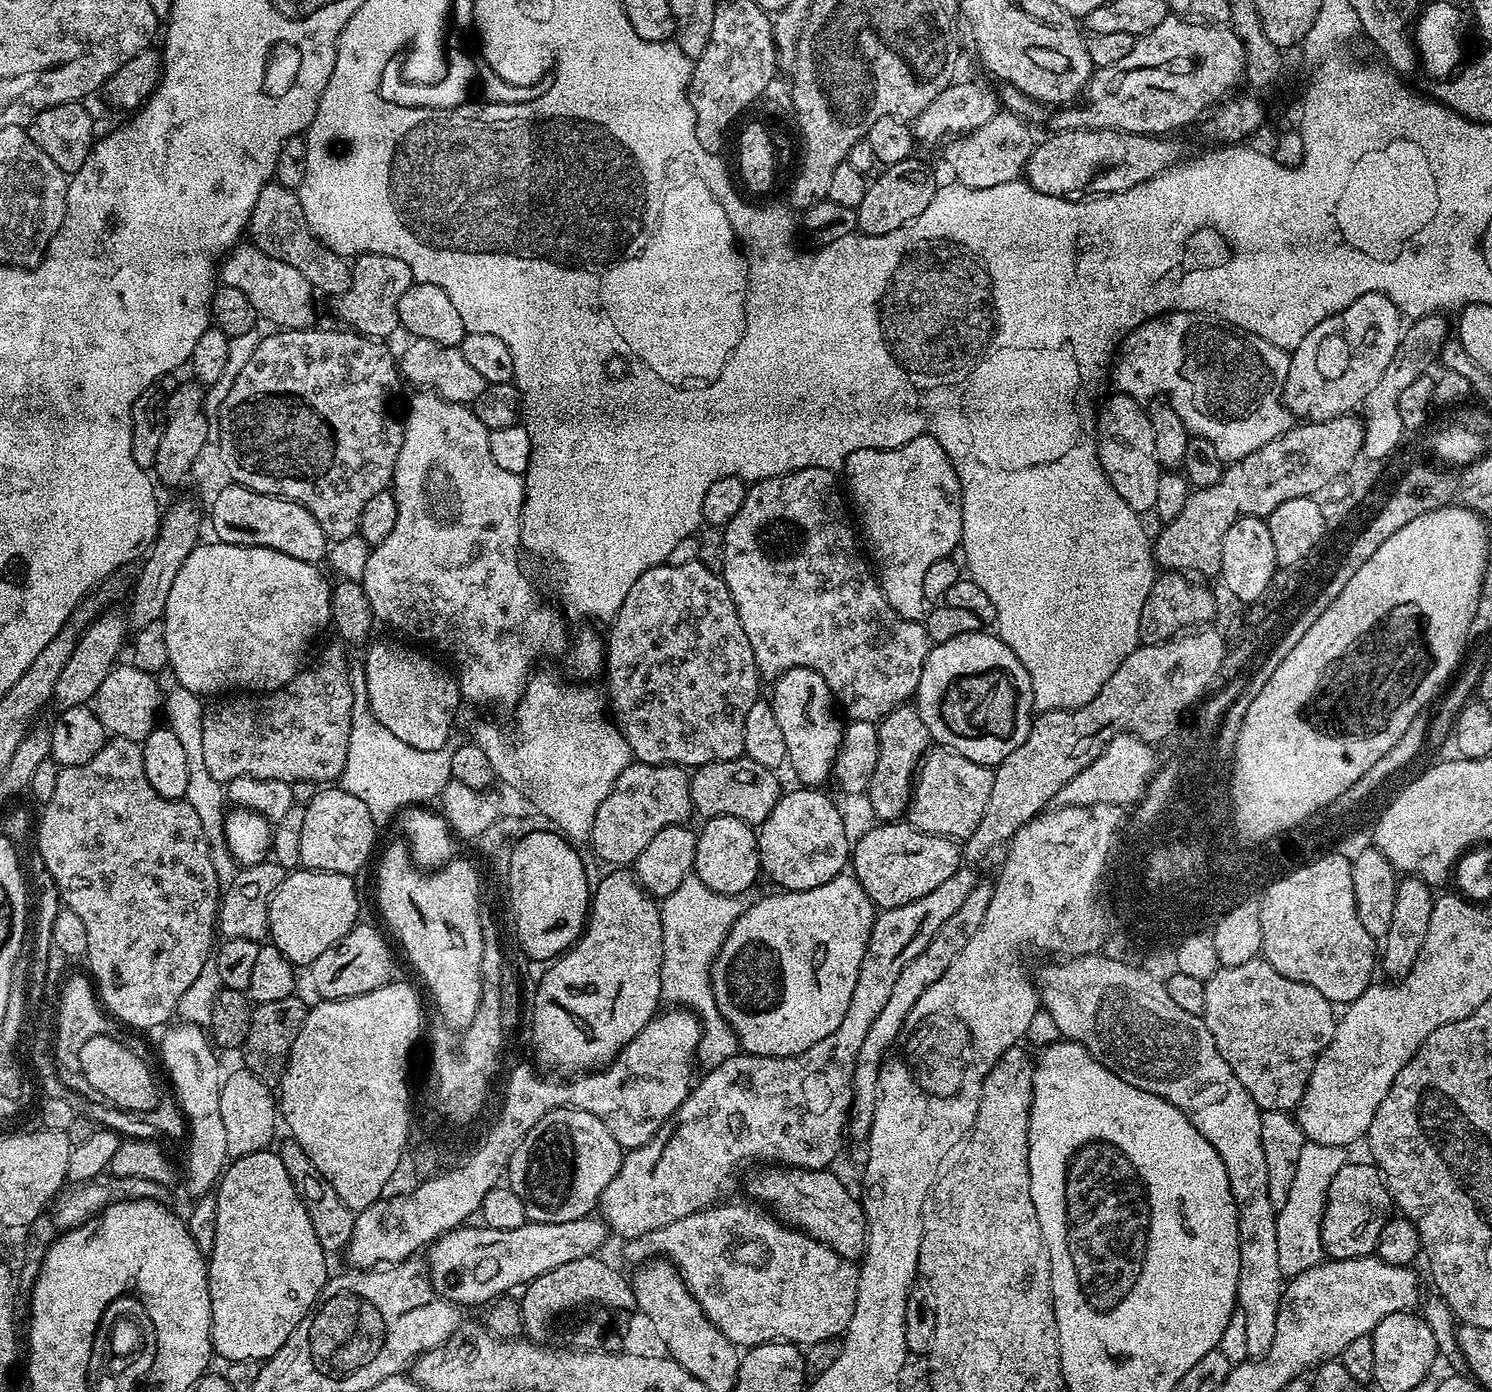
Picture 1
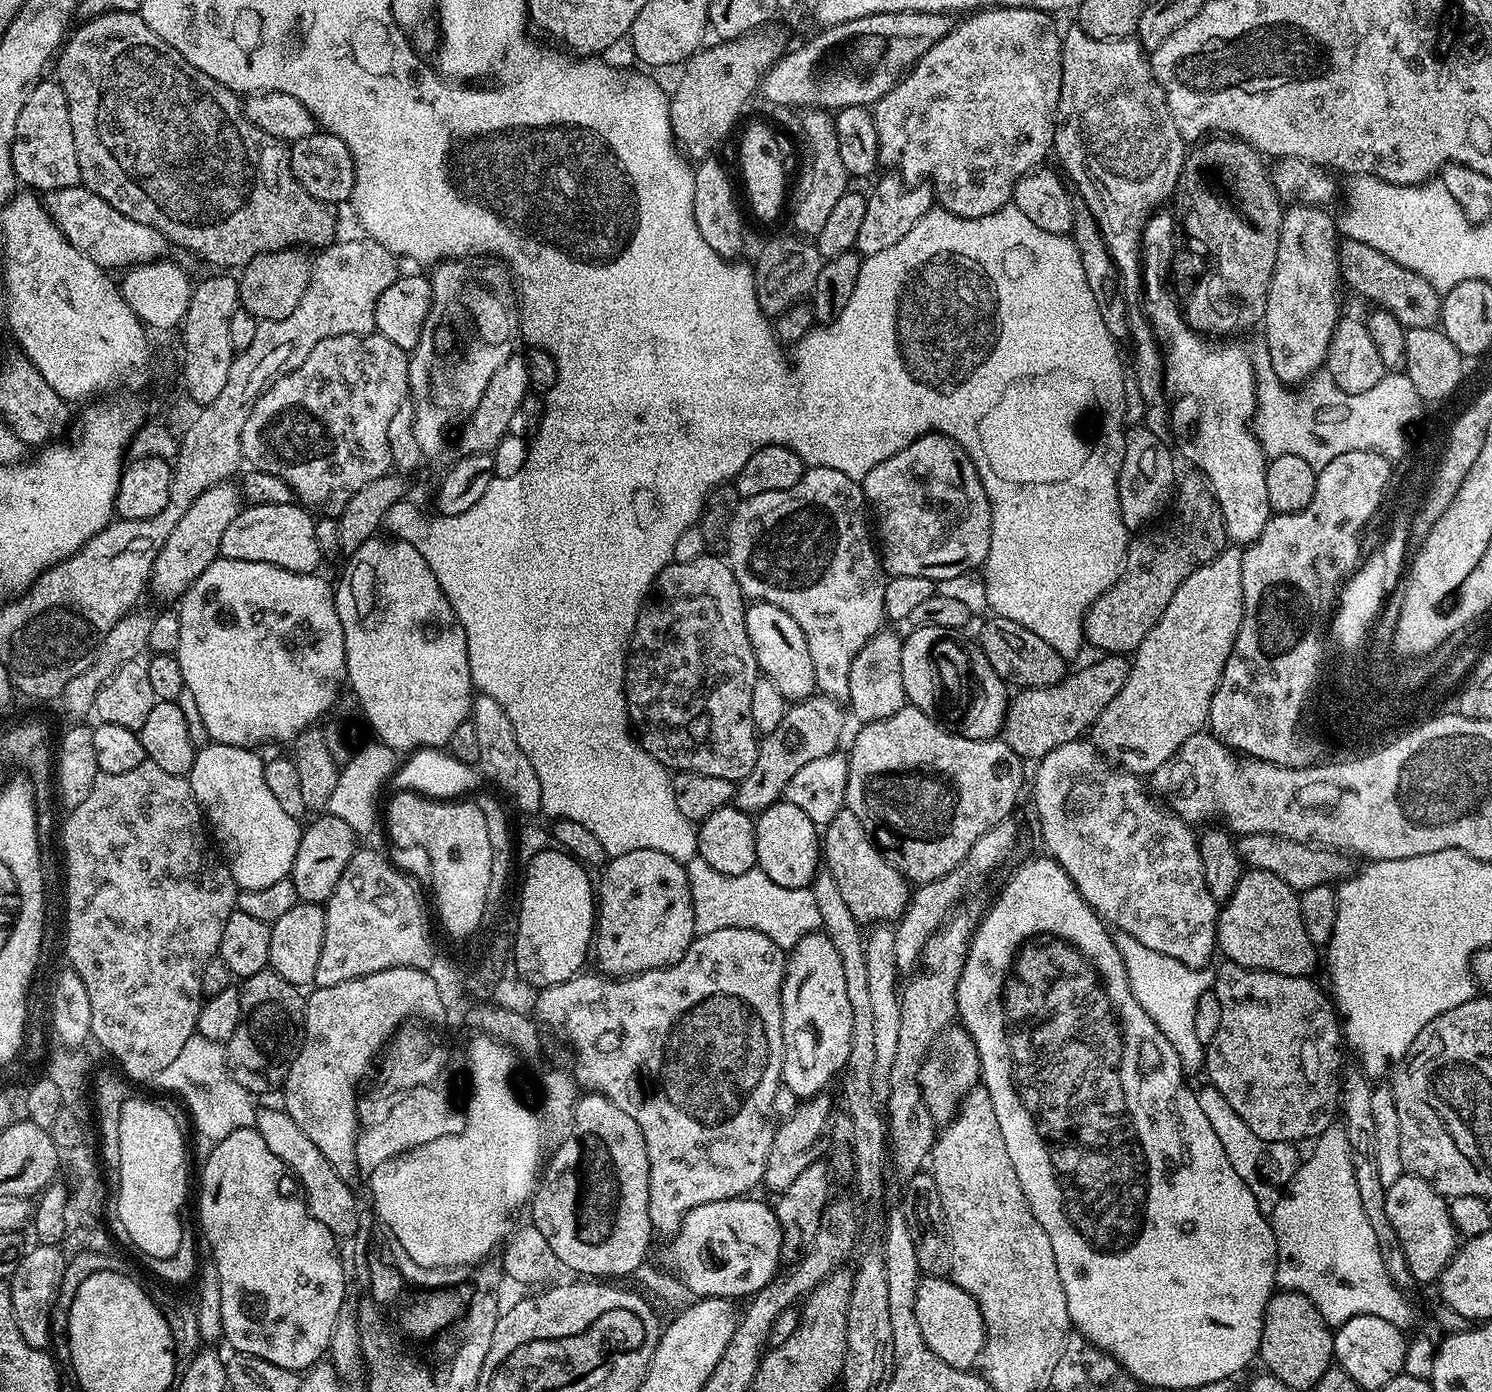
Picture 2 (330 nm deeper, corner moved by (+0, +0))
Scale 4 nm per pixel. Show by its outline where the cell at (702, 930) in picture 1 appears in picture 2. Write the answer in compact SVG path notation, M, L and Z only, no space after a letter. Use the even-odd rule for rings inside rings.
M698 854L693 860L687 861L686 867L697 933L703 934L727 928L749 928L766 934L766 938L770 938L770 942L774 942L778 947L790 950L806 934L823 929L822 915L811 887L778 886L778 882L770 882L770 878L766 878L766 874L759 866L746 870L746 874L718 874L718 870L714 870L714 866L710 866Z

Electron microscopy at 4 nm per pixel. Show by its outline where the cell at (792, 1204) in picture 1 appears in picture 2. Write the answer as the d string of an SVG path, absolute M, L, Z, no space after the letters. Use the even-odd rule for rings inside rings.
M921 1275L916 1291L914 1314L922 1330L922 1338L942 1362L965 1370L981 1359L984 1351L986 1329L980 1313L980 1304L966 1290L962 1290L951 1278Z

